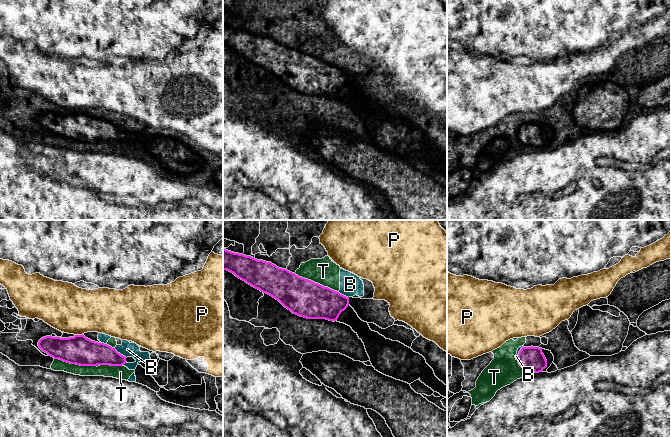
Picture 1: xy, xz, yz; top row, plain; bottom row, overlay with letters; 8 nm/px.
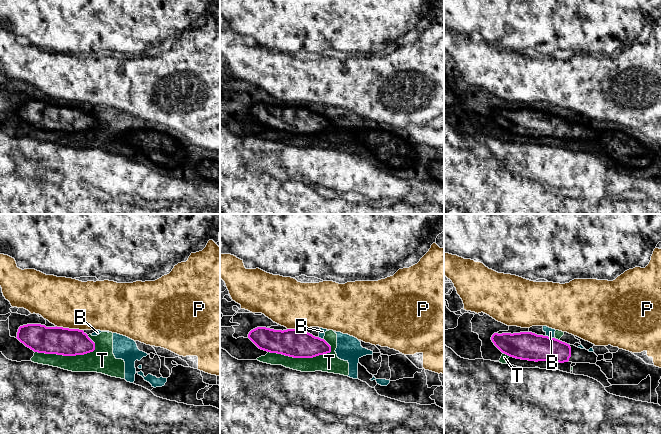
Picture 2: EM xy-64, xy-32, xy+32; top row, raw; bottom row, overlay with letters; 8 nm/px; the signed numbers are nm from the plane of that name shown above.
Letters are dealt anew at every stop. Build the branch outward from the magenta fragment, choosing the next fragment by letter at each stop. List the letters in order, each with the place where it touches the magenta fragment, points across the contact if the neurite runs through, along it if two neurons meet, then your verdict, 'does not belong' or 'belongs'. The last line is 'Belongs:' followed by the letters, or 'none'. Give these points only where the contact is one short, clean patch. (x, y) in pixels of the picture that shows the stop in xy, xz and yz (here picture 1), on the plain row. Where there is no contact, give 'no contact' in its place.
B: meets magenta in xy at (119, 129); border along xy (114, 124), (126, 133); does not belong
P: meets magenta in xy at (78, 111); border along xy (82, 109), (75, 111); does not belong
T: meets magenta in xz at (316, 59); does not belong
Belongs: none

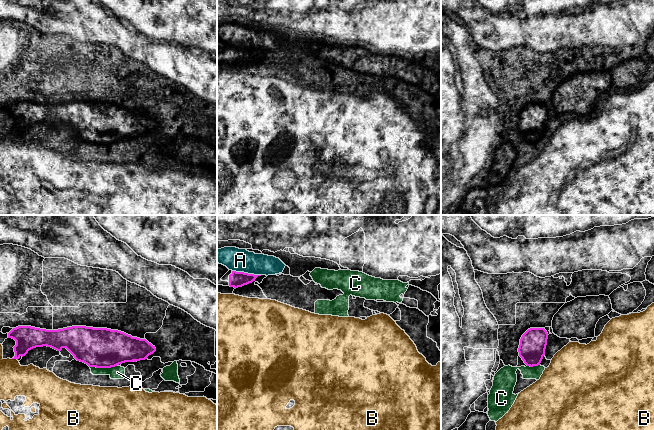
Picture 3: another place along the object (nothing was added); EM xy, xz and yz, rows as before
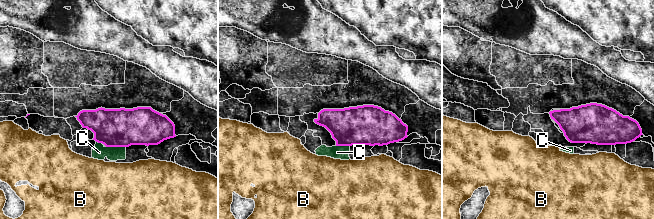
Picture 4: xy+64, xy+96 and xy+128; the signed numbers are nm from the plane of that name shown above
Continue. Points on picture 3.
A: meets magenta in xz at (246, 49); border along xz (232, 46), (260, 51); does not belong
B: meets magenta in xy at (15, 134); does not belong
C: meets magenta in xy at (103, 143); border along xy (116, 141), (110, 143), (90, 143); does not belong
Belongs: none

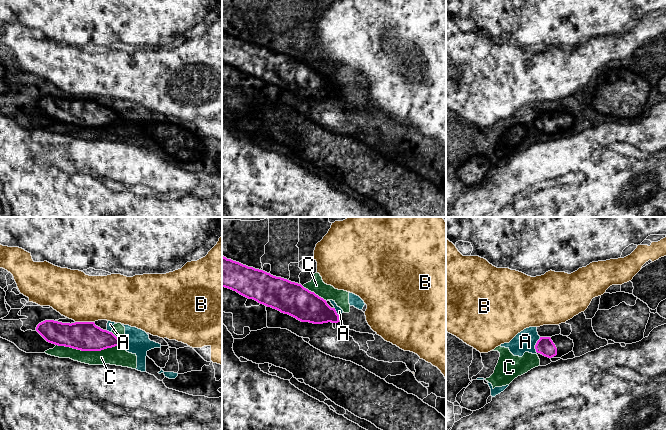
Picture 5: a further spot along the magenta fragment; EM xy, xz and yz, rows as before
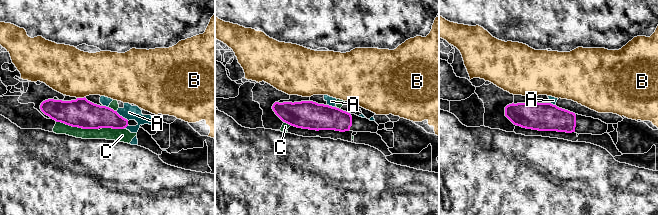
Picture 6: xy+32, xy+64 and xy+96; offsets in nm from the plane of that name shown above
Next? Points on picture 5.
A: meets magenta in yz at (535, 121); border along yz (540, 113), (535, 121), (536, 128); does not belong
B: meets magenta in xy at (84, 98); border along xy (75, 97), (93, 98); does not belong
C: meets magenta in xy at (89, 126); does not belong
Belongs: none

